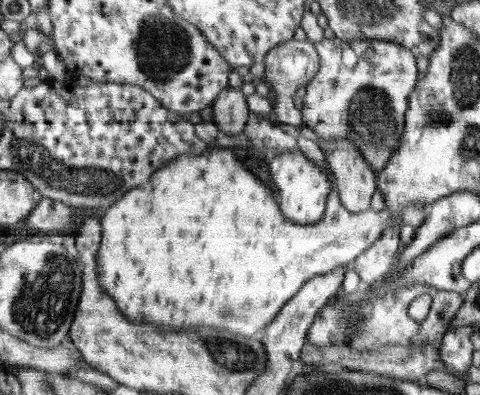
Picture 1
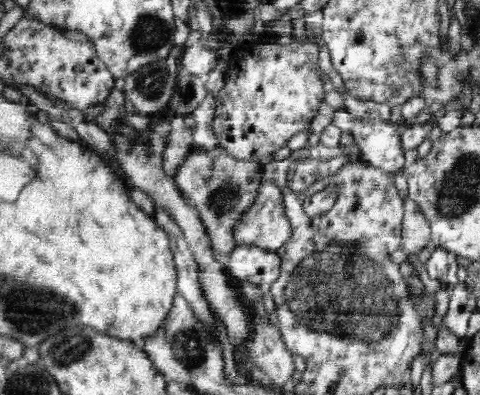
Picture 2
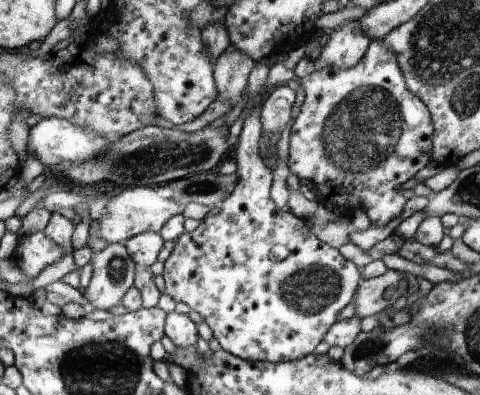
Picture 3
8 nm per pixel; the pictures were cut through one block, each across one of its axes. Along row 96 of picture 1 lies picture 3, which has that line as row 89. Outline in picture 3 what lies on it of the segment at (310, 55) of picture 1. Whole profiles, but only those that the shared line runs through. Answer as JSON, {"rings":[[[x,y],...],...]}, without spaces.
{"rings":[[[277,86],[267,100],[263,102],[261,110],[261,124],[263,124],[263,136],[281,134],[285,124],[291,118],[291,106],[295,102],[295,92],[289,86]]]}

